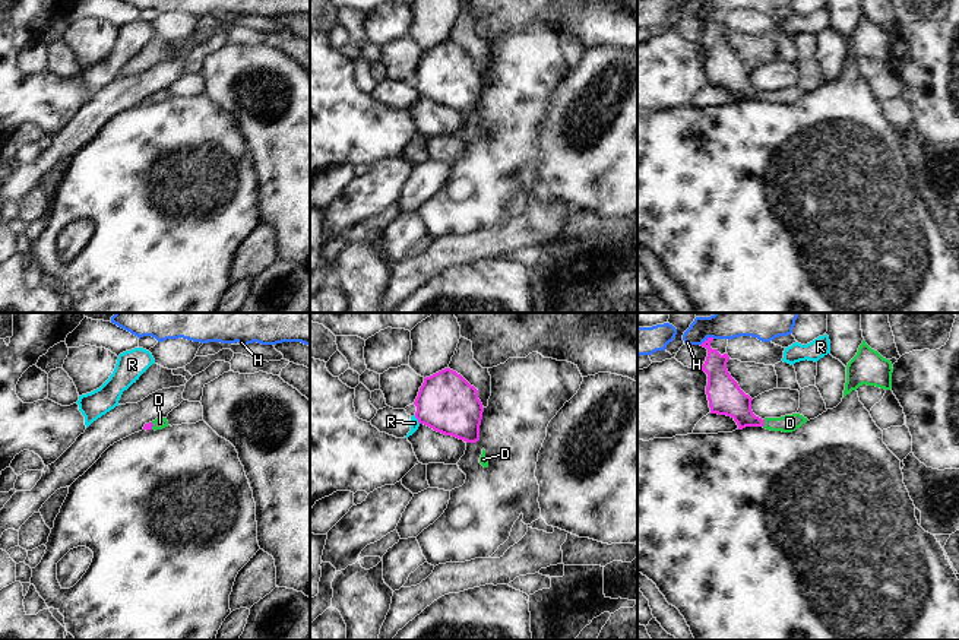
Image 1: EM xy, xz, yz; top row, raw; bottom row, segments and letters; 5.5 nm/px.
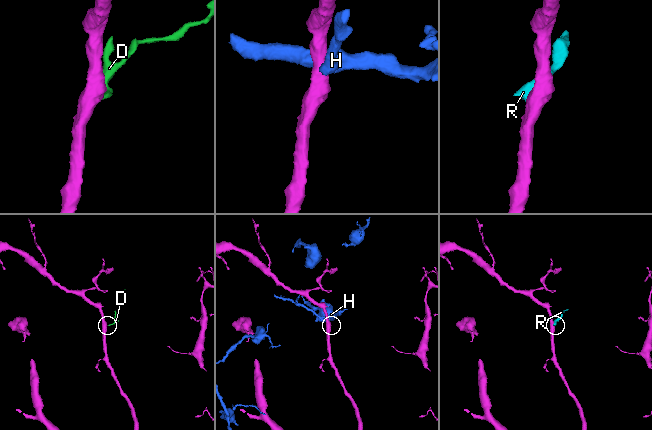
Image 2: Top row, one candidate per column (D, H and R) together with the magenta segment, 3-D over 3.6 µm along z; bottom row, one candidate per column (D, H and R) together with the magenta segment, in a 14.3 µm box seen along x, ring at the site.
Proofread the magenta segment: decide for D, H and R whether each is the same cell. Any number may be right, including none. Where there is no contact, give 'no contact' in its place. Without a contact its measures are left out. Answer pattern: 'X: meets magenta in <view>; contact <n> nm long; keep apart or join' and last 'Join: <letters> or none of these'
D: meets magenta in yz; contact 50 nm long; join
H: meets magenta in yz; contact 90 nm long; keep apart
R: meets magenta in xz; contact 60 nm long; keep apart
Join: D

